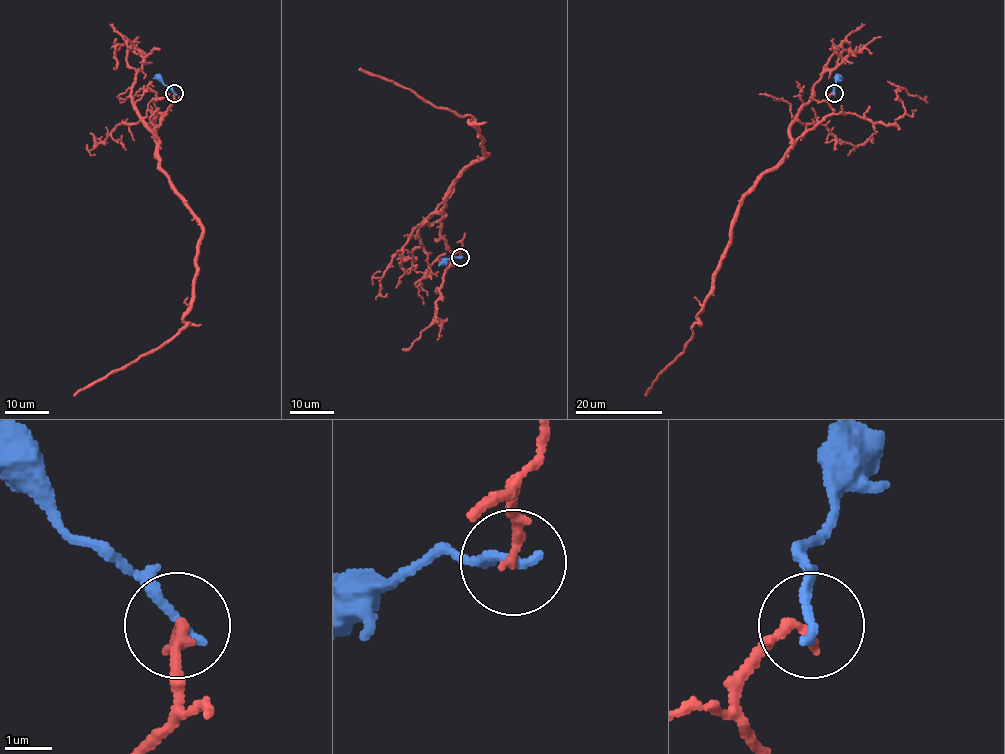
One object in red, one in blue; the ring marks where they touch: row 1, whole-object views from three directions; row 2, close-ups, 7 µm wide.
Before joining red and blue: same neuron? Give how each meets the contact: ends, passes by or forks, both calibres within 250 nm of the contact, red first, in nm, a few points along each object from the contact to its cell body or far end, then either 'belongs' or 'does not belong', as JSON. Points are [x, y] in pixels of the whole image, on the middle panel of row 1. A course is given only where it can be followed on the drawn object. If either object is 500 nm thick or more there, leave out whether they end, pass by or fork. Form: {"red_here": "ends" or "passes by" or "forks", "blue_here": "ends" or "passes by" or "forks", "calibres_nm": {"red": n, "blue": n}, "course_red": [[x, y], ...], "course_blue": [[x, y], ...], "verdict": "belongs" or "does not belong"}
{"red_here": "ends", "blue_here": "ends", "calibres_nm": {"red": 240, "blue": 240}, "course_red": [[460, 257], [441, 236], [441, 209], [455, 178], [487, 154], [469, 120], [474, 119], [359, 69]], "course_blue": [[460, 257], [452, 256], [438, 265]], "verdict": "does not belong"}

